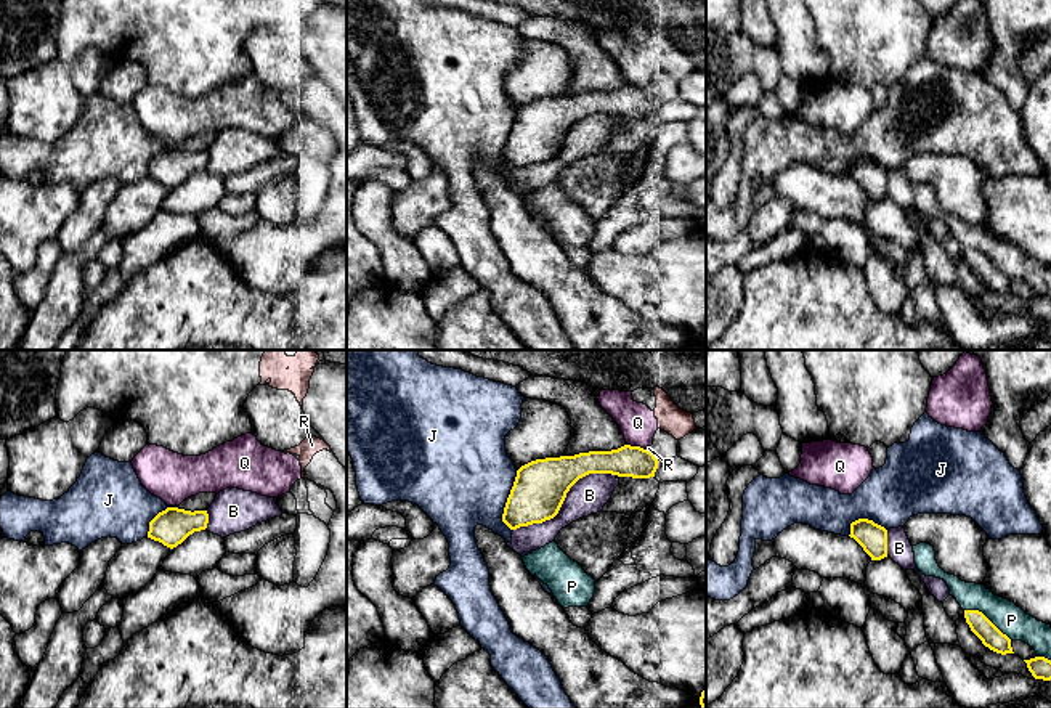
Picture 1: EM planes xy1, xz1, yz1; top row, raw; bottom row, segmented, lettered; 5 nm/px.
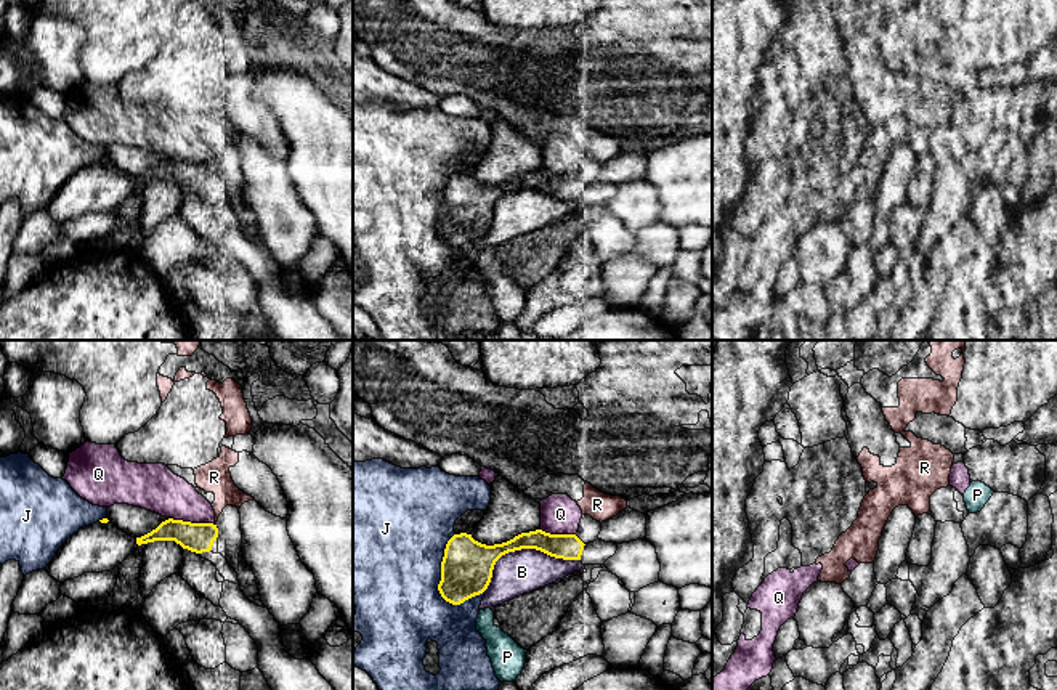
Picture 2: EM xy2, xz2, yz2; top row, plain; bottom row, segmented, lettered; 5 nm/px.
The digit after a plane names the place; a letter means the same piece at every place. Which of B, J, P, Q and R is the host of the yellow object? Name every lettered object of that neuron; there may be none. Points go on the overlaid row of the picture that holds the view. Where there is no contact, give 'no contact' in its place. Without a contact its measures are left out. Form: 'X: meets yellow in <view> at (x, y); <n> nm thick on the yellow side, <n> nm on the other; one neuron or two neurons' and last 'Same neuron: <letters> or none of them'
B: meets yellow in xz1 at (564, 500); 260 nm thick on the yellow side, 180 nm on the other; two neurons
J: meets yellow in xz2 at (441, 573); 260 nm thick on the yellow side, 500 nm on the other; two neurons
P: meets yellow in yz1 at (987, 618); 110 nm thick on the yellow side, 160 nm on the other; two neurons
Q: meets yellow in xy2 at (190, 522); 150 nm thick on the yellow side, 240 nm on the other; two neurons
R: meets yellow in xz1 at (647, 450); 160 nm thick on the yellow side, 20 nm on the other; two neurons
Same neuron: none of them

